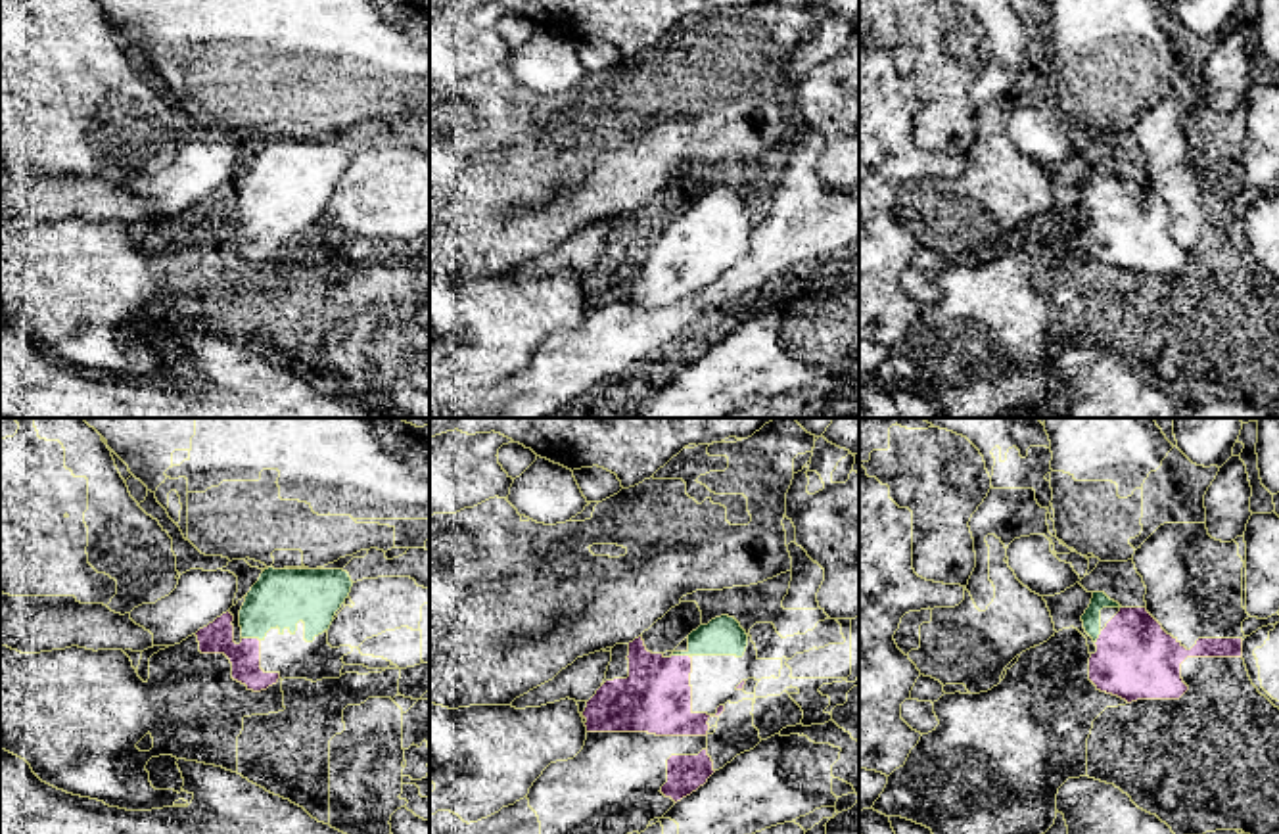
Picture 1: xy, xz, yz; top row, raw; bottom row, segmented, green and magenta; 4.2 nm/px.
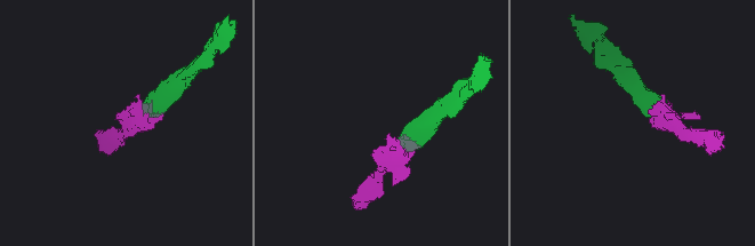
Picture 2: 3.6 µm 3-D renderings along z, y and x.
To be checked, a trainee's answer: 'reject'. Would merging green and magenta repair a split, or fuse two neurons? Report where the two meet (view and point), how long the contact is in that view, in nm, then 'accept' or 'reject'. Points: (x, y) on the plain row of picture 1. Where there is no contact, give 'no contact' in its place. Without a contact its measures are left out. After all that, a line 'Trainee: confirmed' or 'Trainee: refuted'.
xy (252, 208) | 80 nm | accept
Trainee: refuted

